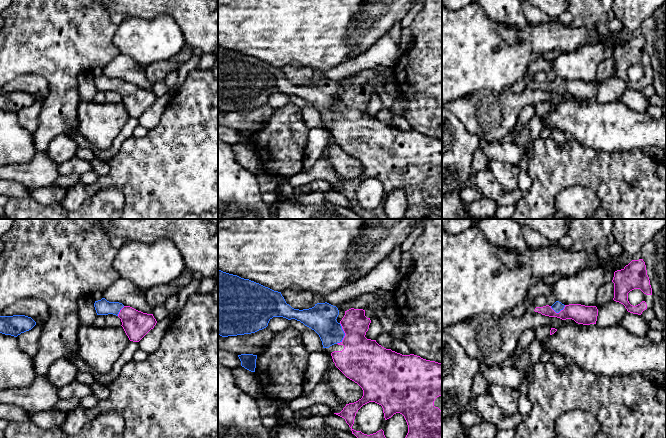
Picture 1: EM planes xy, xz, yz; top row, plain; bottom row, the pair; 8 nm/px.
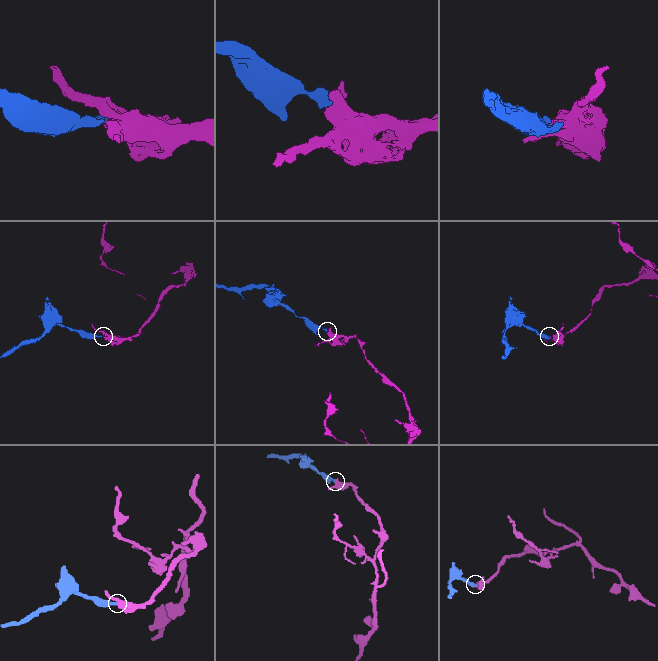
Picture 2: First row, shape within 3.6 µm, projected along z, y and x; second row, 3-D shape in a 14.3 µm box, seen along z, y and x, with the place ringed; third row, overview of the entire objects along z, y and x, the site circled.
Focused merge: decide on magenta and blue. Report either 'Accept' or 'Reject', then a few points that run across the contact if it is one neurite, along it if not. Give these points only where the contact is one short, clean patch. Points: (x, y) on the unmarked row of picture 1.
Accept. Line: xz (362, 136), (356, 121), (345, 110), (336, 109), (321, 94)

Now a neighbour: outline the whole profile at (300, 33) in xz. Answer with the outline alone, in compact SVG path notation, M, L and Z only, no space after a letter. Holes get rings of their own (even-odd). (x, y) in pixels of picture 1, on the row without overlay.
M218 0L218 45L244 55L249 55L268 63L274 67L312 67L314 69L328 69L341 65L356 48L346 35L354 22L355 15L362 9L364 0Z

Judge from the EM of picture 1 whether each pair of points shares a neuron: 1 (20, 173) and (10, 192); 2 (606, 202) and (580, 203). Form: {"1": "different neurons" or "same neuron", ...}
{"1": "different neurons", "2": "different neurons"}

